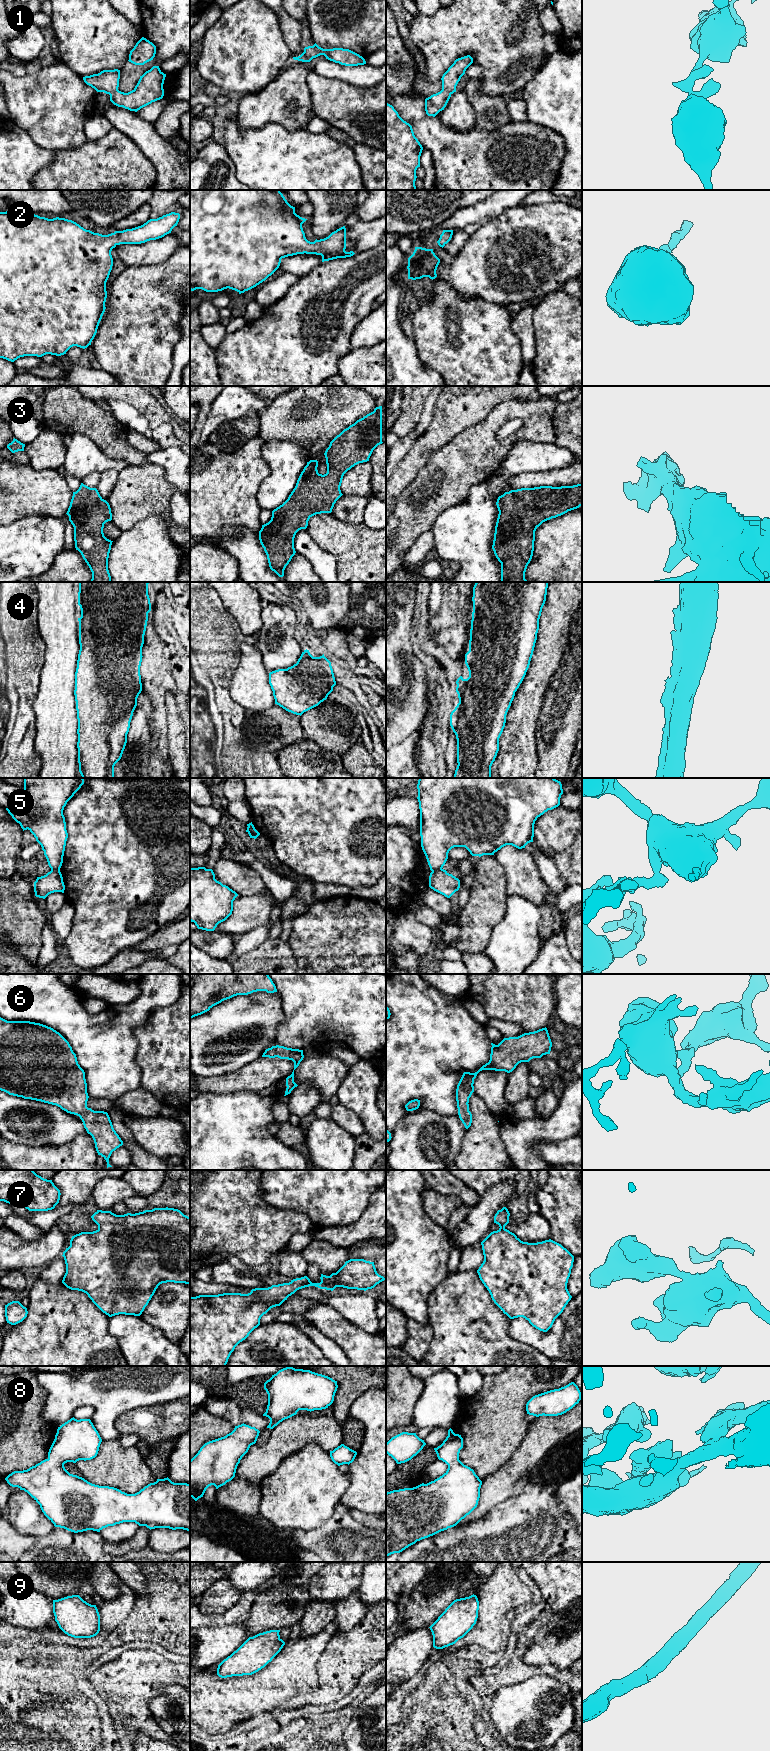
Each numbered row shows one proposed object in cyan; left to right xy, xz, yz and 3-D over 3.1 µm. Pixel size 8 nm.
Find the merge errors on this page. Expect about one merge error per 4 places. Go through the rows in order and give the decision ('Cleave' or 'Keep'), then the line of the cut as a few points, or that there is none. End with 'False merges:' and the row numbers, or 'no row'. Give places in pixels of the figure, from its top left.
1: Keep. No split
2: Keep. No split
3: Keep. No split
4: Keep. No split
5: Cleave. Split along yz (441, 868), (432, 871)
6: Keep. No split
7: Keep. No split
8: Keep. No split
9: Keep. No split
False merges: 5

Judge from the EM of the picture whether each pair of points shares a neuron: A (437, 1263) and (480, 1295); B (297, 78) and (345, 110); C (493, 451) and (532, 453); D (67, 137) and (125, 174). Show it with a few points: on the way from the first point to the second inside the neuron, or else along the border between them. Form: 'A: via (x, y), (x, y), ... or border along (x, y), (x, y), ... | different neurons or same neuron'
A: border along (449, 1274), (432, 1291) | different neurons
B: border along (311, 71), (306, 78), (306, 84), (312, 108) | different neurons
C: border along (529, 441), (517, 441), (503, 462), (494, 471) | different neurons
D: border along (87, 141), (75, 148), (59, 149), (57, 151) | different neurons

